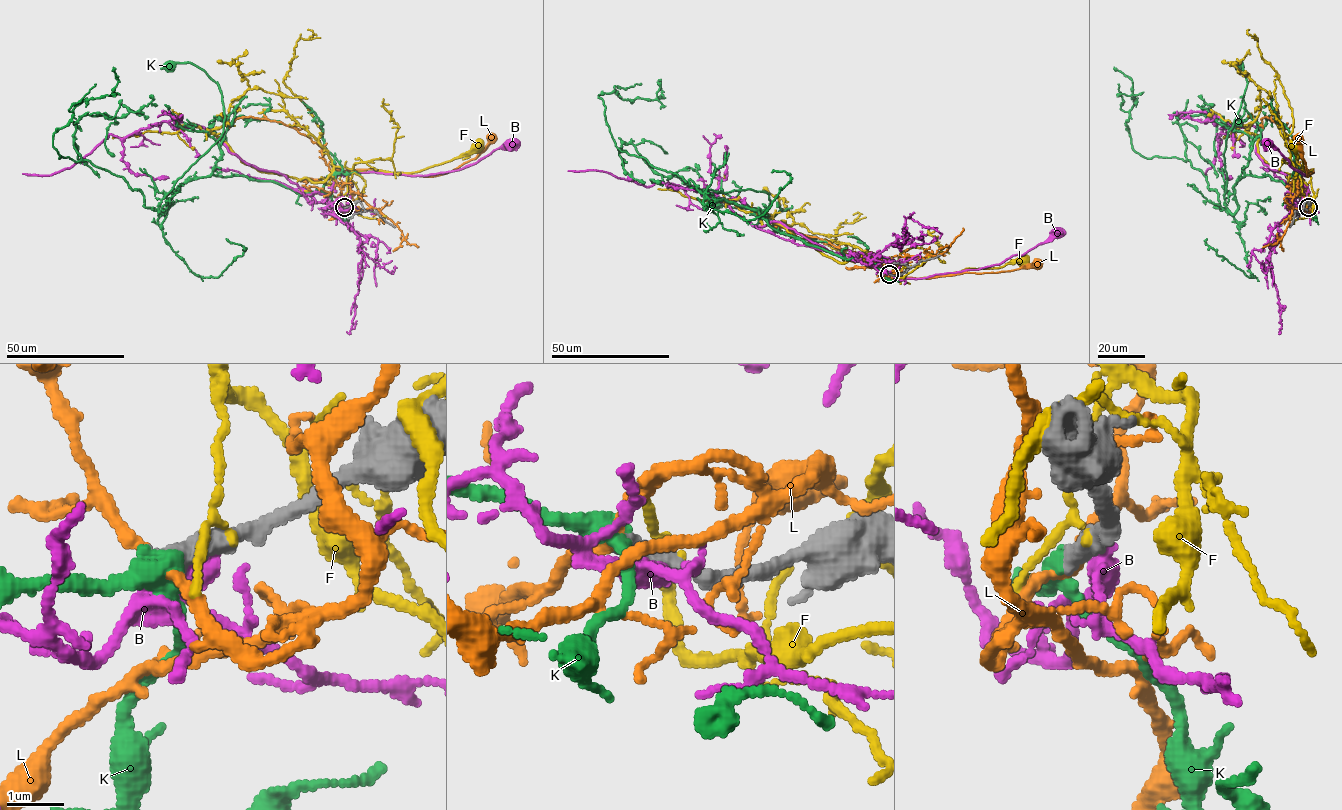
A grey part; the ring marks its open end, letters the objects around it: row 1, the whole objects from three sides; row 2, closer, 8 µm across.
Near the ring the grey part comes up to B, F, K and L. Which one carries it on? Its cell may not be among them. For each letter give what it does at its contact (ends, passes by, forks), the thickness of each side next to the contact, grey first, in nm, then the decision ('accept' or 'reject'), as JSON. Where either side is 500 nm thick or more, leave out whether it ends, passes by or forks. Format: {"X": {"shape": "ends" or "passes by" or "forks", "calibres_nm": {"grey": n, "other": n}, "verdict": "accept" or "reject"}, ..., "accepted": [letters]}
{"B": {"shape": "passes by", "calibres_nm": {"grey": 480, "other": 340}, "verdict": "reject"}, "F": {"shape": "passes by", "calibres_nm": {"grey": 360, "other": 110}, "verdict": "reject"}, "K": {"shape": "passes by", "calibres_nm": {"grey": 400, "other": 320}, "verdict": "accept"}, "L": {"shape": "passes by", "calibres_nm": {"grey": 400, "other": 190}, "verdict": "reject"}, "accepted": ["K"]}

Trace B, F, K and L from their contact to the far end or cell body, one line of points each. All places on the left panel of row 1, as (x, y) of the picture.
B: (345, 207), (341, 212), (333, 209), (327, 202), (338, 175), (358, 172), (435, 174), (474, 164), (510, 144)
F: (346, 207), (352, 171), (332, 164), (343, 171), (375, 169), (414, 172), (464, 155), (479, 143)
K: (344, 207), (320, 191), (211, 175), (182, 183), (160, 212), (224, 119), (222, 94), (204, 70), (169, 66)
L: (343, 207), (352, 209), (352, 193), (350, 187), (331, 177), (333, 170), (436, 176), (475, 159), (492, 138)

